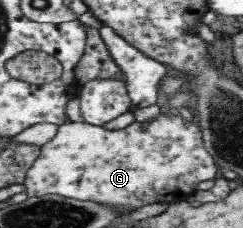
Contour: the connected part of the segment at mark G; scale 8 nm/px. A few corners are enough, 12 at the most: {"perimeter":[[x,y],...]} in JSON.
{"perimeter":[[170,111],[123,129],[68,120],[26,173],[135,210],[188,199],[220,169]]}

